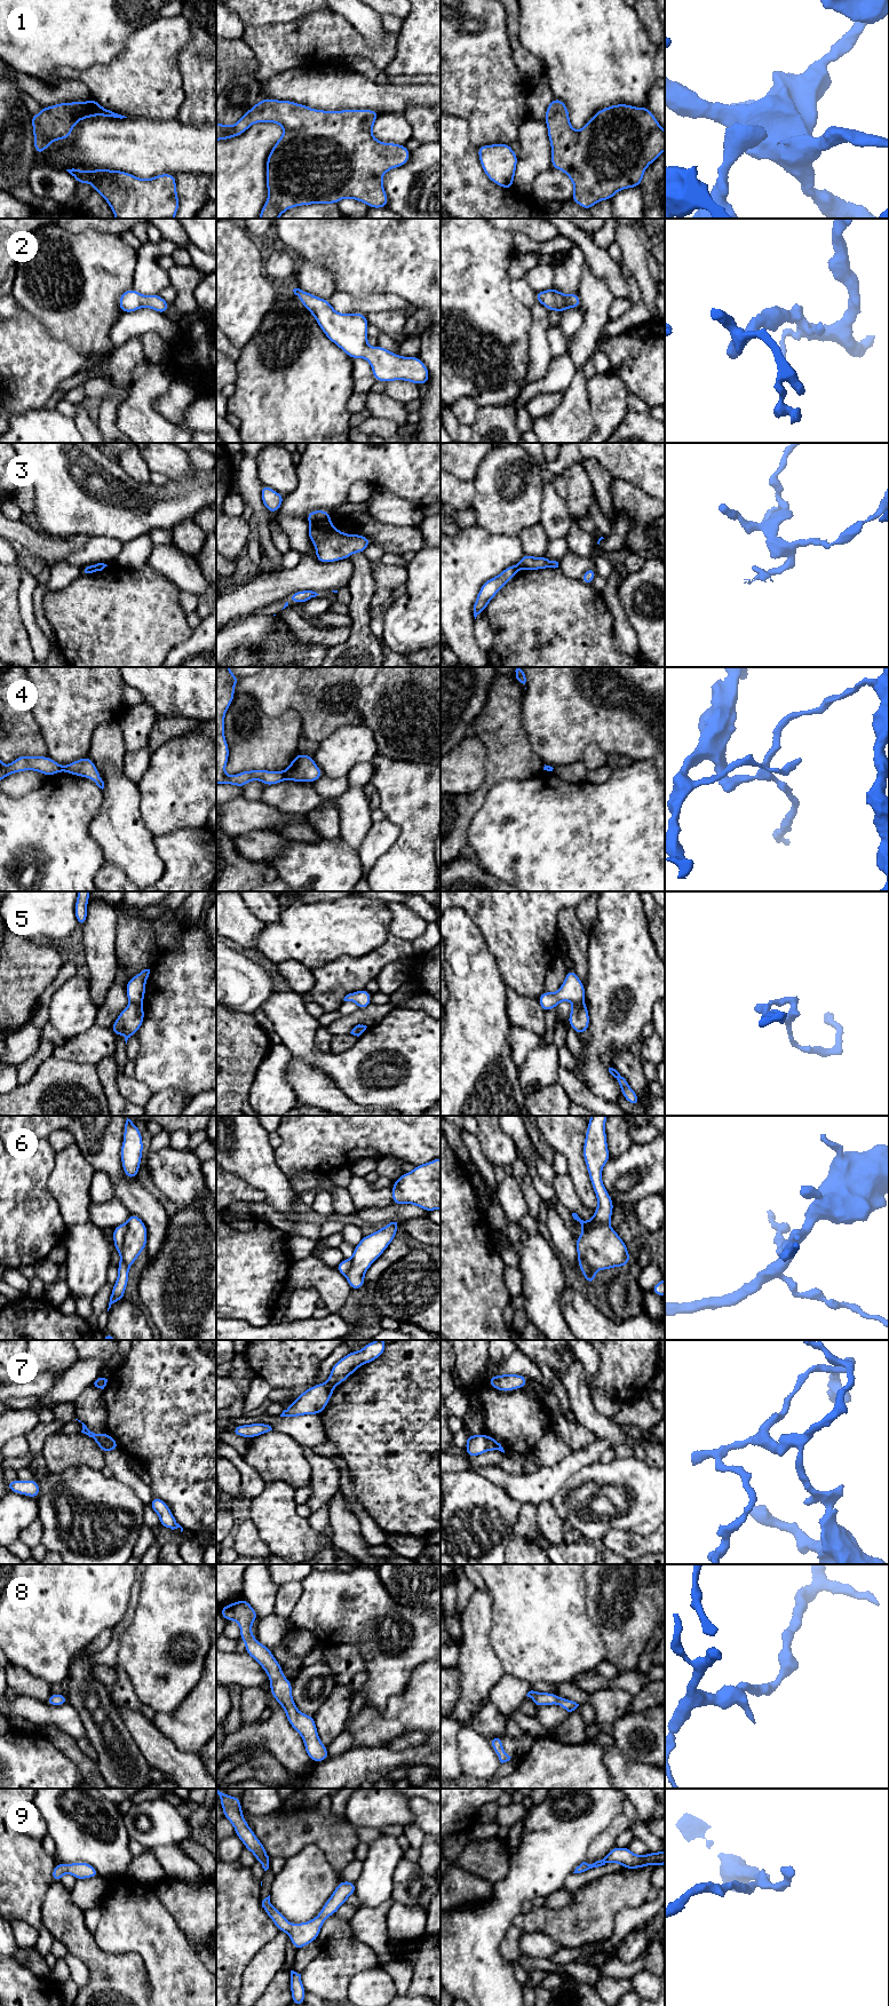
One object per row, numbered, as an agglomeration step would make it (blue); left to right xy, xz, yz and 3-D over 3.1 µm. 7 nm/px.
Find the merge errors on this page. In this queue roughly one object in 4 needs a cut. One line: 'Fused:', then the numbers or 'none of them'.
Fused: 3, 4, 5, 7

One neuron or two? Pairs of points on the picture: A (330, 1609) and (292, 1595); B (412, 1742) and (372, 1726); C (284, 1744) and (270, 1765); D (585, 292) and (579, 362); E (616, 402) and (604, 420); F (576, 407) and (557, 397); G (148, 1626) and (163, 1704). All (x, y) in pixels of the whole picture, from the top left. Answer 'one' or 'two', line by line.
A: two
B: two
C: two
D: one
E: one
F: two
G: one

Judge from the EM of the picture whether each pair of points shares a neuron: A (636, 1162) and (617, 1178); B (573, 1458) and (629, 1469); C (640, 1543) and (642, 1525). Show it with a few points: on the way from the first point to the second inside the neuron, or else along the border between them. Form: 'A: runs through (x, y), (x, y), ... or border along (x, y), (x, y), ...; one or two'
A: runs through (632, 1166), (621, 1176); one
B: border along (597, 1460), (582, 1466), (570, 1476); two
C: border along (614, 1528), (641, 1535), (652, 1532); two

